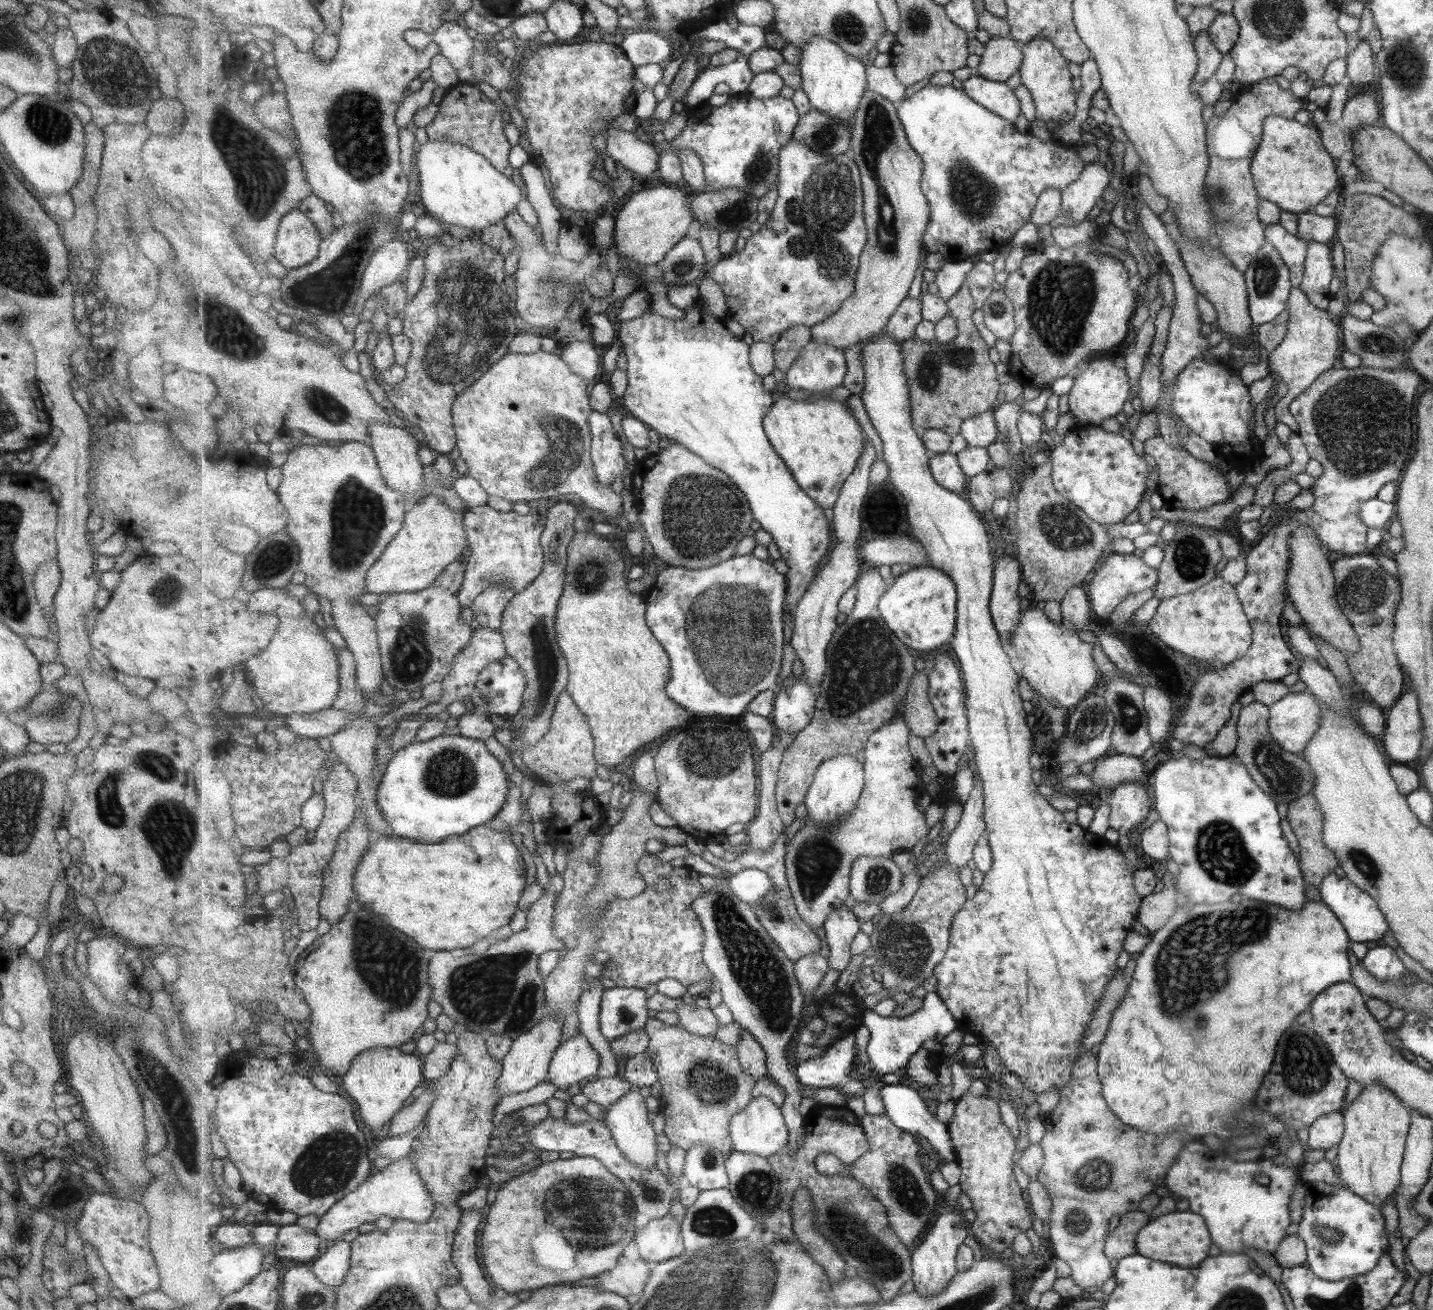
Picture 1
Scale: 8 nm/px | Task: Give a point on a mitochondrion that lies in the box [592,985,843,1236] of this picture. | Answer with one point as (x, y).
(707, 1079)

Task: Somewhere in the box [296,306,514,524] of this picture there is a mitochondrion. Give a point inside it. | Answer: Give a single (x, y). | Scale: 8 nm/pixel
(324, 405)

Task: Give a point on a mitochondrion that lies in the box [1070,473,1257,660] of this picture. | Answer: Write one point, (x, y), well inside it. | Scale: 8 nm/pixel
(1190, 560)

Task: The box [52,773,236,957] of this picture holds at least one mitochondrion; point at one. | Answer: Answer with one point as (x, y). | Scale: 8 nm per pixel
(173, 846)

